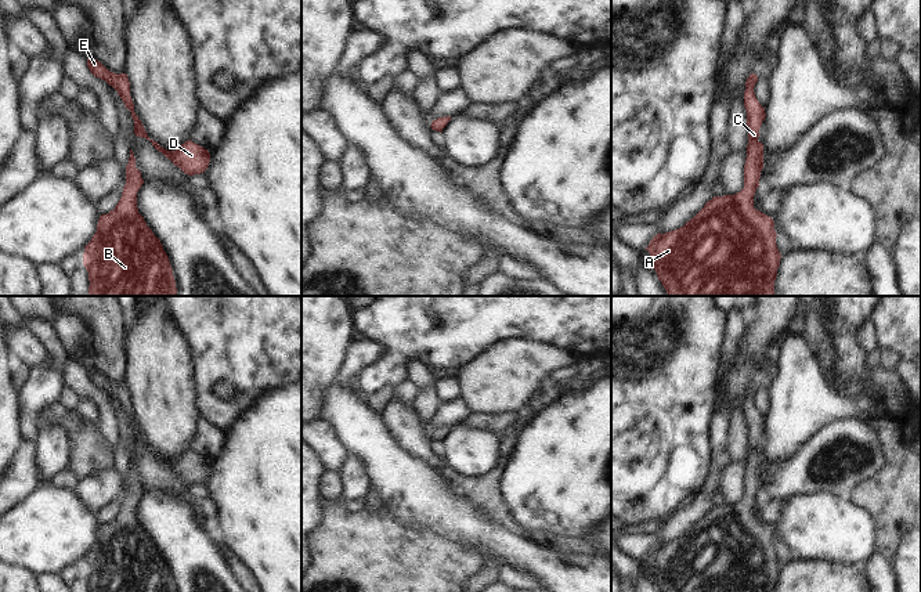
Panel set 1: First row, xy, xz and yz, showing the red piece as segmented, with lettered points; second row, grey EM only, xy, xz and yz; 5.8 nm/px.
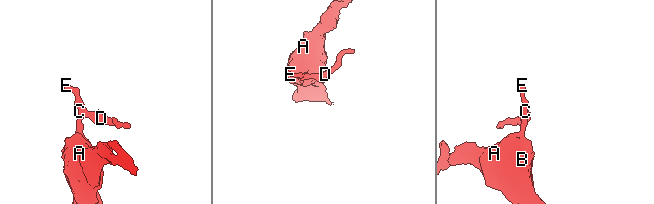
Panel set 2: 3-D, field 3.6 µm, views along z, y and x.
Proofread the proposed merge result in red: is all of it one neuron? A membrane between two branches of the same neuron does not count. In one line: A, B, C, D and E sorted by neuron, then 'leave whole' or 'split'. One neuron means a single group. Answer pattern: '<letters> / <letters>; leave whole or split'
A B C D E; leave whole

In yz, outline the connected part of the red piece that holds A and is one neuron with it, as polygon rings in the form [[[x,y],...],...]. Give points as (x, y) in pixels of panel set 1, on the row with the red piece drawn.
[[[751,73],[745,82],[744,107],[747,111],[748,145],[744,165],[744,188],[734,195],[714,196],[683,227],[657,234],[646,250],[658,279],[669,296],[774,296],[774,281],[781,255],[776,245],[774,221],[754,207],[754,195],[759,187],[763,169],[763,144],[758,141],[759,129],[765,120],[765,108],[755,97],[754,87],[758,76]]]

